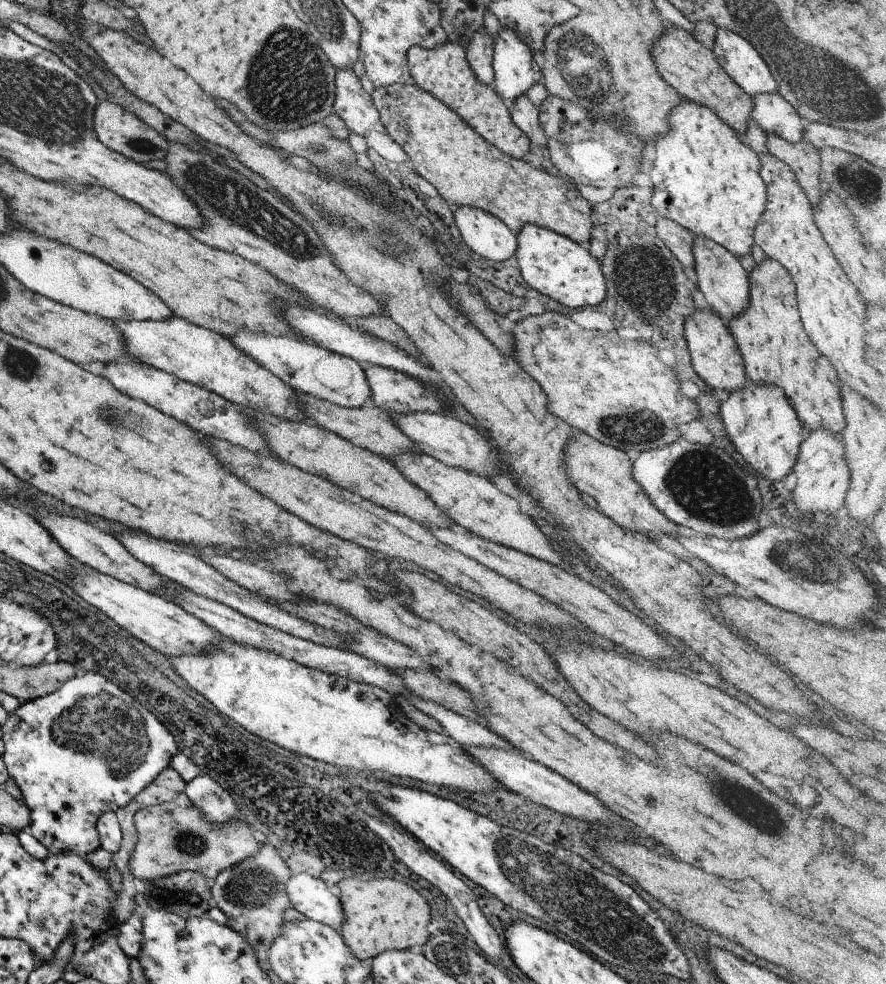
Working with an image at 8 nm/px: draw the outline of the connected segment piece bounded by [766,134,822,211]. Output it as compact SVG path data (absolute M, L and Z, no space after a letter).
M773 134L767 135L766 148L771 156L775 156L791 168L797 184L807 196L814 211L822 191L819 150L804 139L801 139L799 144L789 144Z

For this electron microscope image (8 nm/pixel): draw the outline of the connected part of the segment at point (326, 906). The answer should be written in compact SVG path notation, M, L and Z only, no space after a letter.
M307 873L293 874L284 883L284 890L291 908L311 921L340 932L344 922L341 904L318 876Z

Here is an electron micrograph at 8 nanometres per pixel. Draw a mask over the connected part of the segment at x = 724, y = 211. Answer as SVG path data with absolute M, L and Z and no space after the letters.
M682 100L677 108L669 110L667 122L669 132L657 138L653 164L648 173L652 184L649 206L661 218L685 228L693 237L701 236L721 246L737 260L740 256L751 254L753 228L765 204L765 186L759 177L758 156L729 126L717 120L713 110L697 106L689 100Z

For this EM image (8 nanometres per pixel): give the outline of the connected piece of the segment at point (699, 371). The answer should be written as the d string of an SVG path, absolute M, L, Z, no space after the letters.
M697 310L685 318L683 337L690 357L690 366L694 374L711 390L721 396L741 389L747 383L744 365L734 339L731 337L727 324L709 310Z

